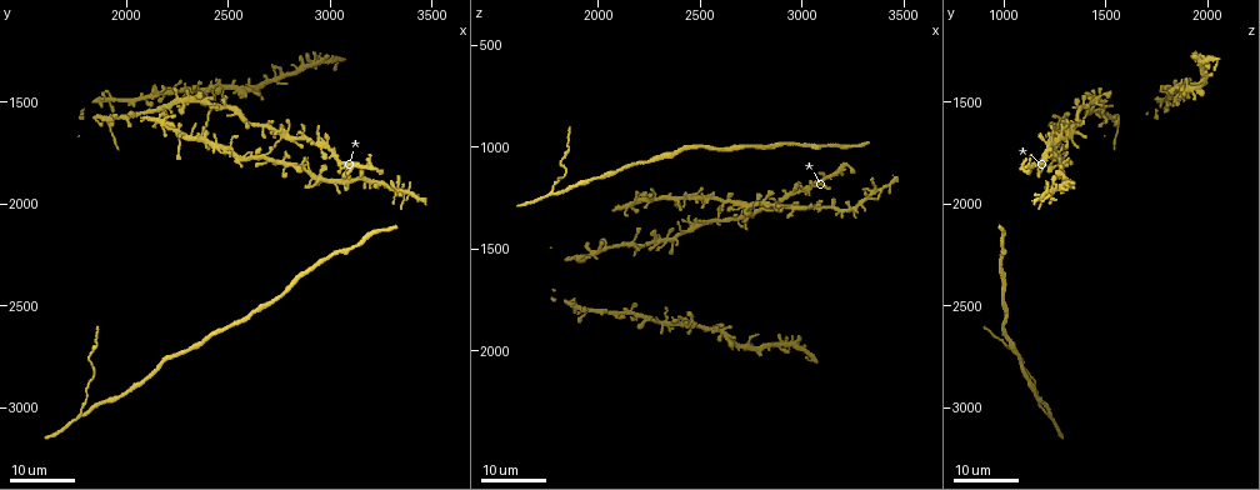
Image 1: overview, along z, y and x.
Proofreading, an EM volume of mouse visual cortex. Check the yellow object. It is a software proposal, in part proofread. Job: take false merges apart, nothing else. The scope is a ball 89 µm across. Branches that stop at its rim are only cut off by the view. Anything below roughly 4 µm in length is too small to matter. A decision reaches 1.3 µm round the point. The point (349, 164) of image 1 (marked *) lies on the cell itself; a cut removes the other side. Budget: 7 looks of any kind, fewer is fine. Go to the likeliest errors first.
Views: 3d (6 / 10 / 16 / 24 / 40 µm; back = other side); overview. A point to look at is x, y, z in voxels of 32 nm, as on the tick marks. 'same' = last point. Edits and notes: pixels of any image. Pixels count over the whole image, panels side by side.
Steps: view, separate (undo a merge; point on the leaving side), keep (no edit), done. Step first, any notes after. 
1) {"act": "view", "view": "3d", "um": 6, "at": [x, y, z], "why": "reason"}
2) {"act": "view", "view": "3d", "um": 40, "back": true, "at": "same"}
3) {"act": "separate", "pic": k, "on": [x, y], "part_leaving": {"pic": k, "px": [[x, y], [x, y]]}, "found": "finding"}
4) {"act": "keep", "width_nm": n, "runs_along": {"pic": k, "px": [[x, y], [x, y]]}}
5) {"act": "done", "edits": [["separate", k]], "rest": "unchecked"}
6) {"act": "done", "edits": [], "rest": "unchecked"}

{"act": "view", "view": "3d", "um": 16, "at": [1800, 3040, 1220]}

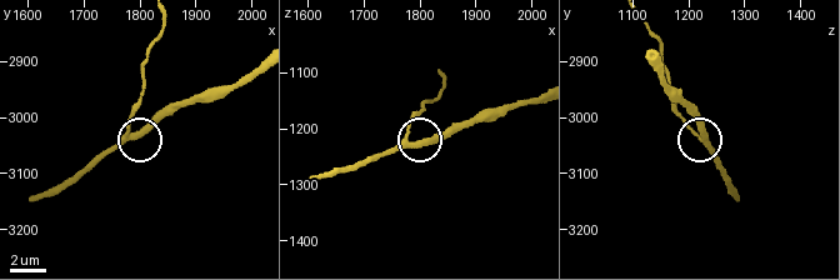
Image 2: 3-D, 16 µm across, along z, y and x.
{"act": "view", "view": "3d", "um": 10, "at": [1795, 3030, 1225]}

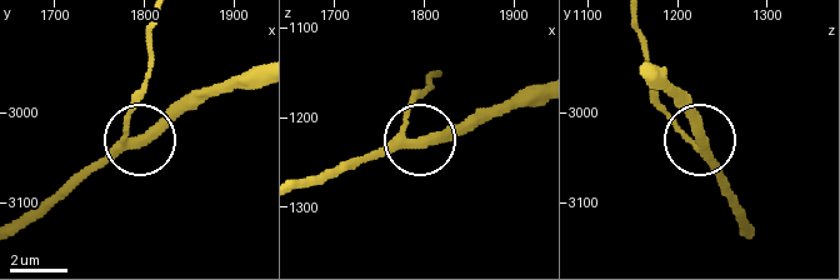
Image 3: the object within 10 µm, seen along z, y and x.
{"act": "keep", "runs_along": {"pic": 3, "px": [[649, 64], [675, 90], [696, 140], [651, 95]]}, "found": "one cell here"}

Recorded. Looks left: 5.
{"act": "view", "view": "3d", "um": 16, "at": [3150, 1870, 1290], "why": "branch point"}

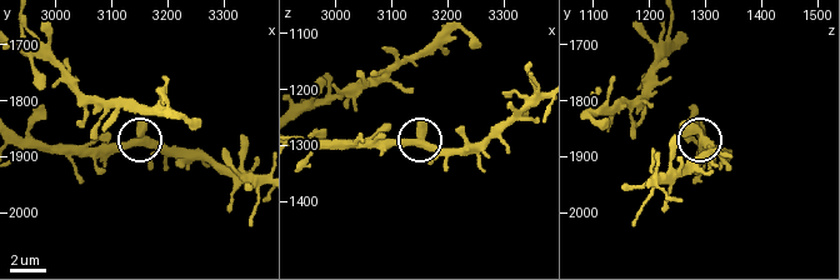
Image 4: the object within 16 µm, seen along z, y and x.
{"act": "view", "view": "3d", "um": 6, "at": [3150, 1875, 1300]}

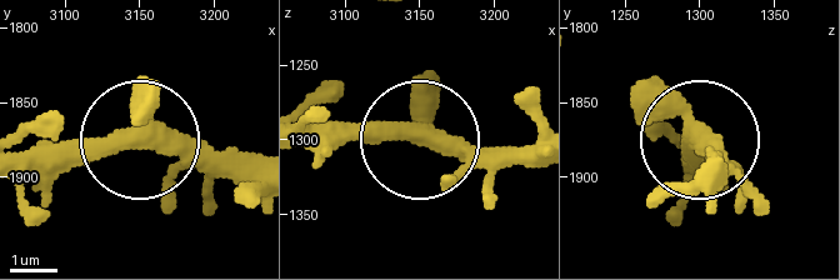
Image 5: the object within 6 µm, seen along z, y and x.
{"act": "keep", "arms": 3, "found": "all the same cell"}

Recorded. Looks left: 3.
{"act": "view", "view": "3d", "um": 16, "at": [1960, 2950, 1160], "why": "thick turns thin"}

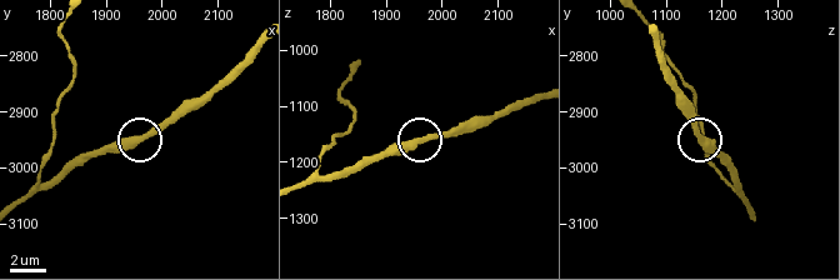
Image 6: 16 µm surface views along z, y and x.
{"act": "view", "view": "3d", "um": 6, "at": [1965, 2945, 1165]}

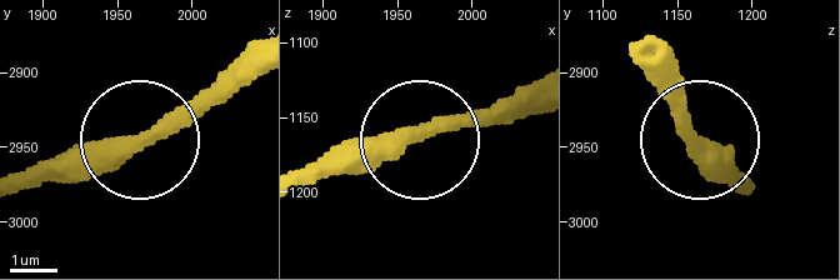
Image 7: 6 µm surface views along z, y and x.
{"act": "keep", "runs_along": {"pic": 7, "px": [[258, 41], [138, 136], [34, 165]]}, "found": "one cell here"}

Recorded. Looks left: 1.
{"act": "done", "edits": [], "rest": "unchecked"}

